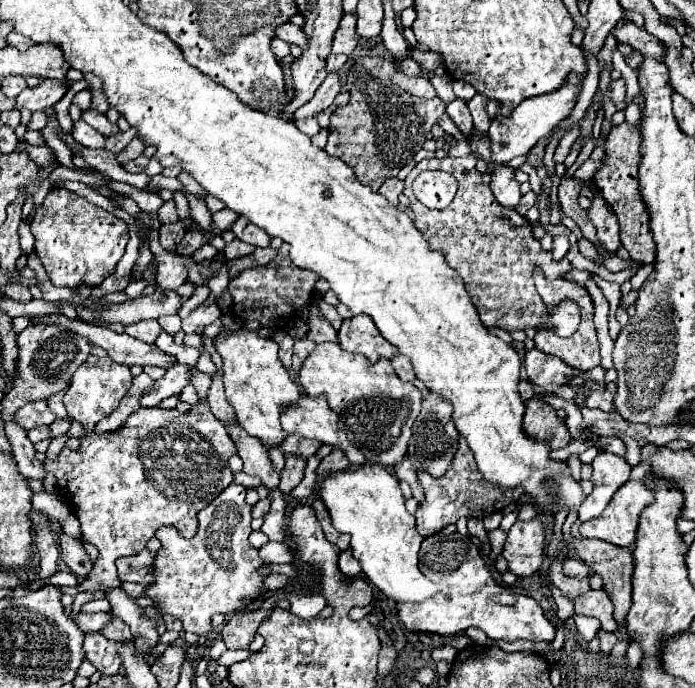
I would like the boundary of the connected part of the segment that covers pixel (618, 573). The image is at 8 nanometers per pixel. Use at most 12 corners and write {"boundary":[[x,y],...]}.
{"boundary":[[570,510],[563,537],[594,573],[624,625],[632,597],[634,553],[600,539],[576,539]]}

